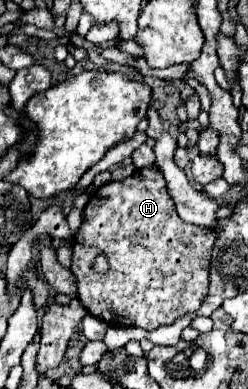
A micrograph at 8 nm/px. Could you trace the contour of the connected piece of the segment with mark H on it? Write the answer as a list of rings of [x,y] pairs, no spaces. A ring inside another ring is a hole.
[[[158,166],[136,170],[130,178],[122,182],[108,182],[98,188],[86,208],[84,222],[74,236],[74,256],[70,270],[78,280],[78,298],[86,304],[86,310],[110,326],[140,326],[144,330],[154,330],[162,324],[172,324],[178,316],[196,312],[208,292],[208,268],[210,252],[216,234],[212,228],[202,228],[184,222],[170,200],[166,182]],[[104,252],[110,262],[110,270],[104,276],[92,272],[94,258]]]

